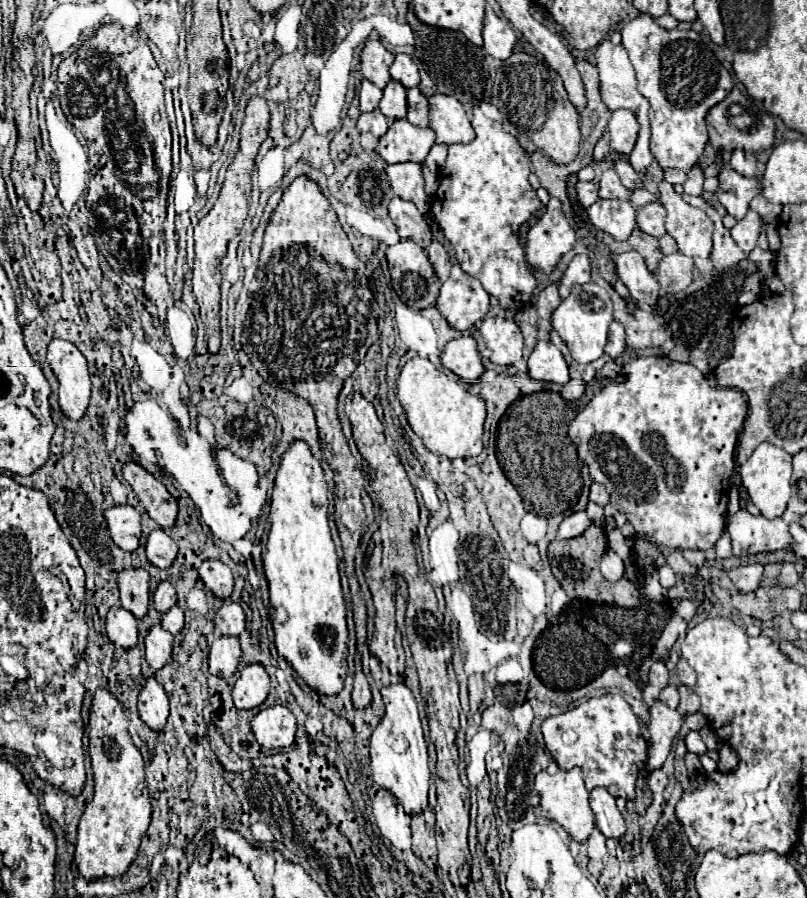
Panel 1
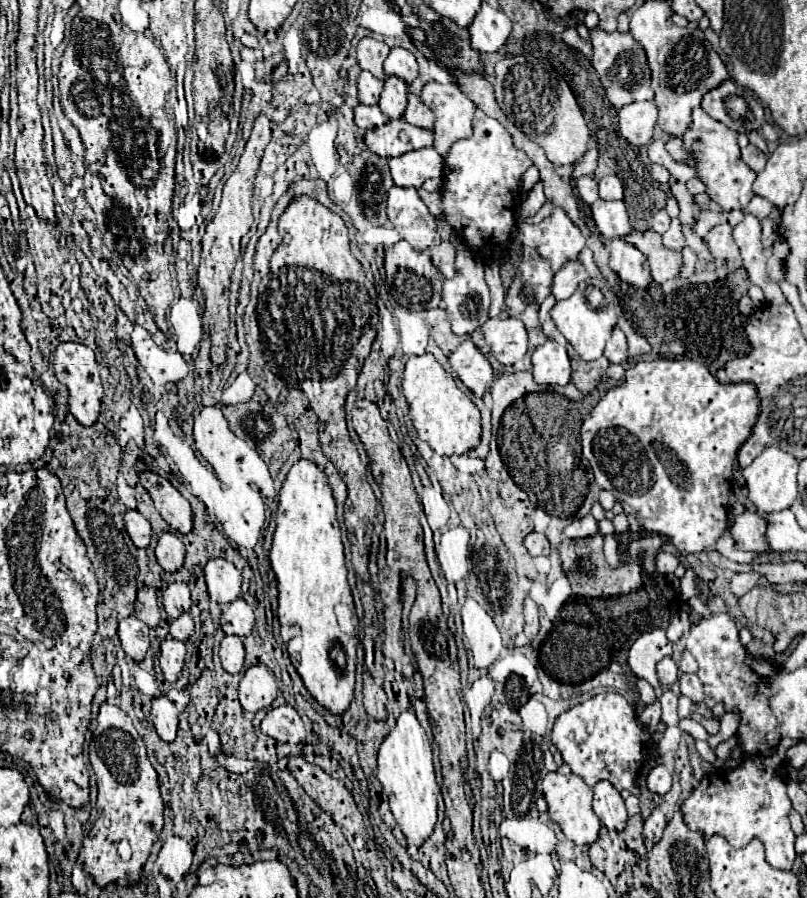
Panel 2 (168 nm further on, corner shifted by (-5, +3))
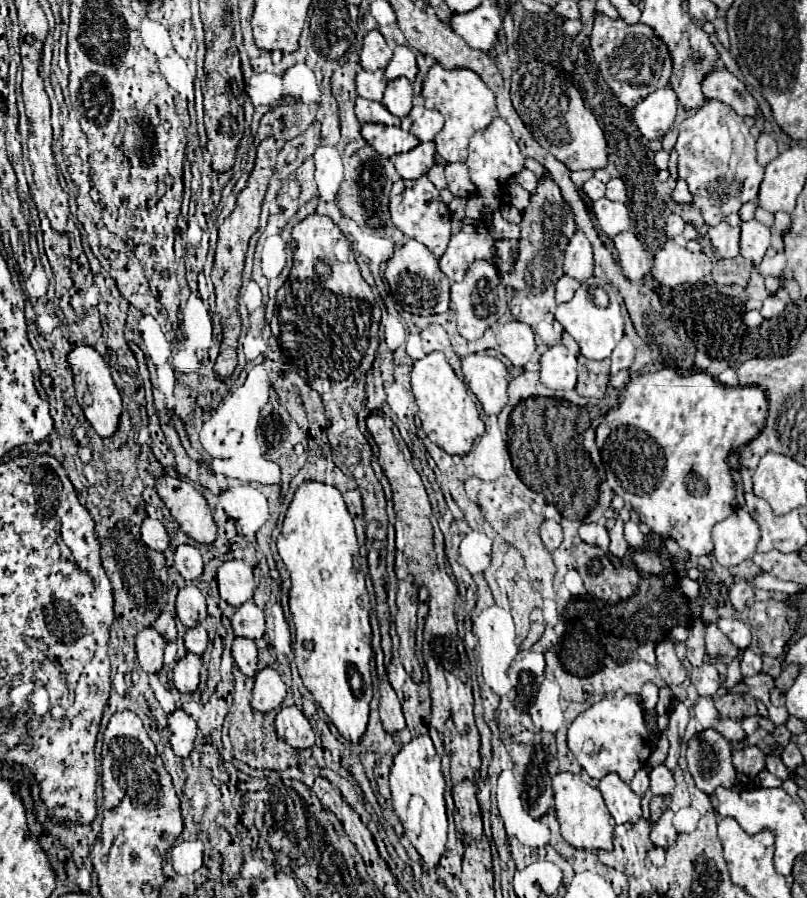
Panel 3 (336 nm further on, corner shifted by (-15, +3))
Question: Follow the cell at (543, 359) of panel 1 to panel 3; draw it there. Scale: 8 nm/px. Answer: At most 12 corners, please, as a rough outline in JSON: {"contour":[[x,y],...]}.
{"contour":[[555,344],[541,356],[547,388],[577,384],[577,358]]}

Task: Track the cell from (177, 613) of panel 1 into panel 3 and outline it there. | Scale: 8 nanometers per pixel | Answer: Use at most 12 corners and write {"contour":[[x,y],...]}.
{"contour":[[199,622],[185,634],[185,648],[203,654],[207,630]]}

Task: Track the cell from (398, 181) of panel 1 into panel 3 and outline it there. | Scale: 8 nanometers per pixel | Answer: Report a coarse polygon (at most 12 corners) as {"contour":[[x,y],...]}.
{"contour":[[435,142],[393,158],[401,178],[417,180],[437,164]]}

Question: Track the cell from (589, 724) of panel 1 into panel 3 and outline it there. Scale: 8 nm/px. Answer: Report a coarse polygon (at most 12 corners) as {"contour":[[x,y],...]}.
{"contour":[[607,694],[567,744],[591,778],[629,784],[651,756],[639,696]]}

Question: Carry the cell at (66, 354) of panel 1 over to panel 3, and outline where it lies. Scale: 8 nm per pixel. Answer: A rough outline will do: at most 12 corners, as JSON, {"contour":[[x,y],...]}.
{"contour":[[91,346],[67,356],[77,402],[101,438],[117,430],[121,394]]}

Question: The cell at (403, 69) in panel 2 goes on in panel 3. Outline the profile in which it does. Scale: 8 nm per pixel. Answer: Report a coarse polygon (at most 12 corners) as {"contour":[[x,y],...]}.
{"contour":[[395,46],[385,68],[389,80],[415,80],[419,68],[409,46]]}

